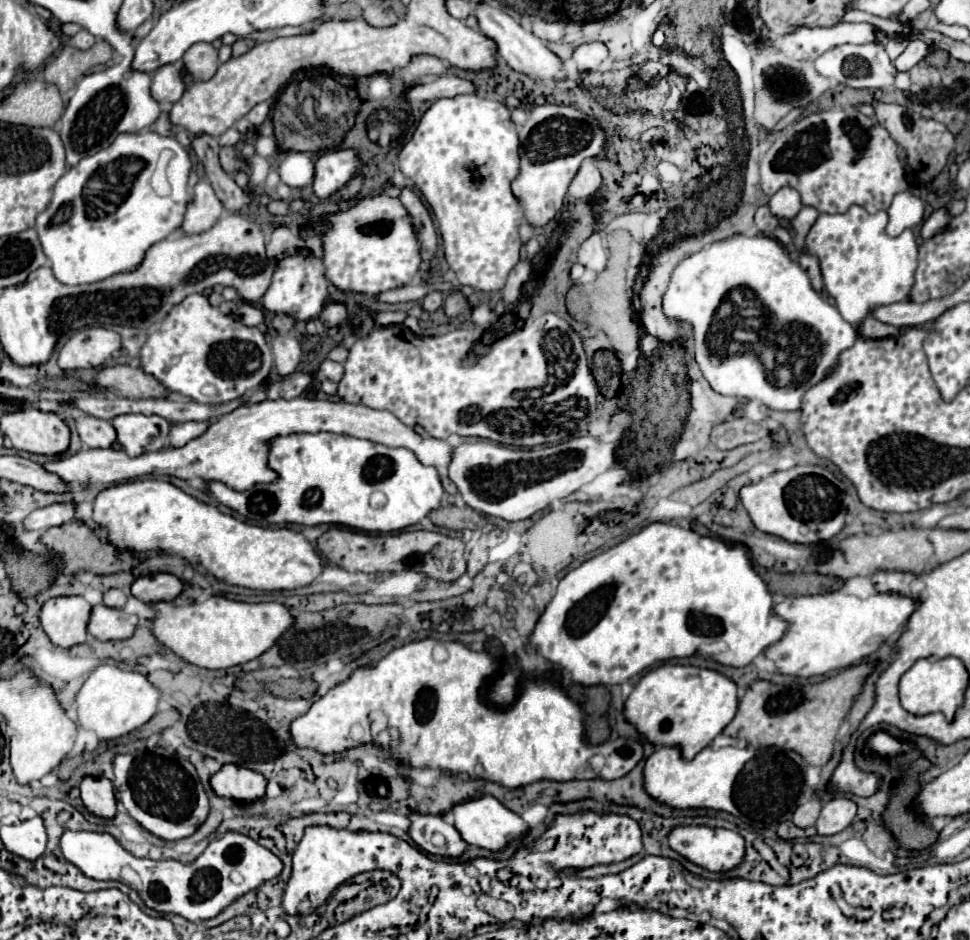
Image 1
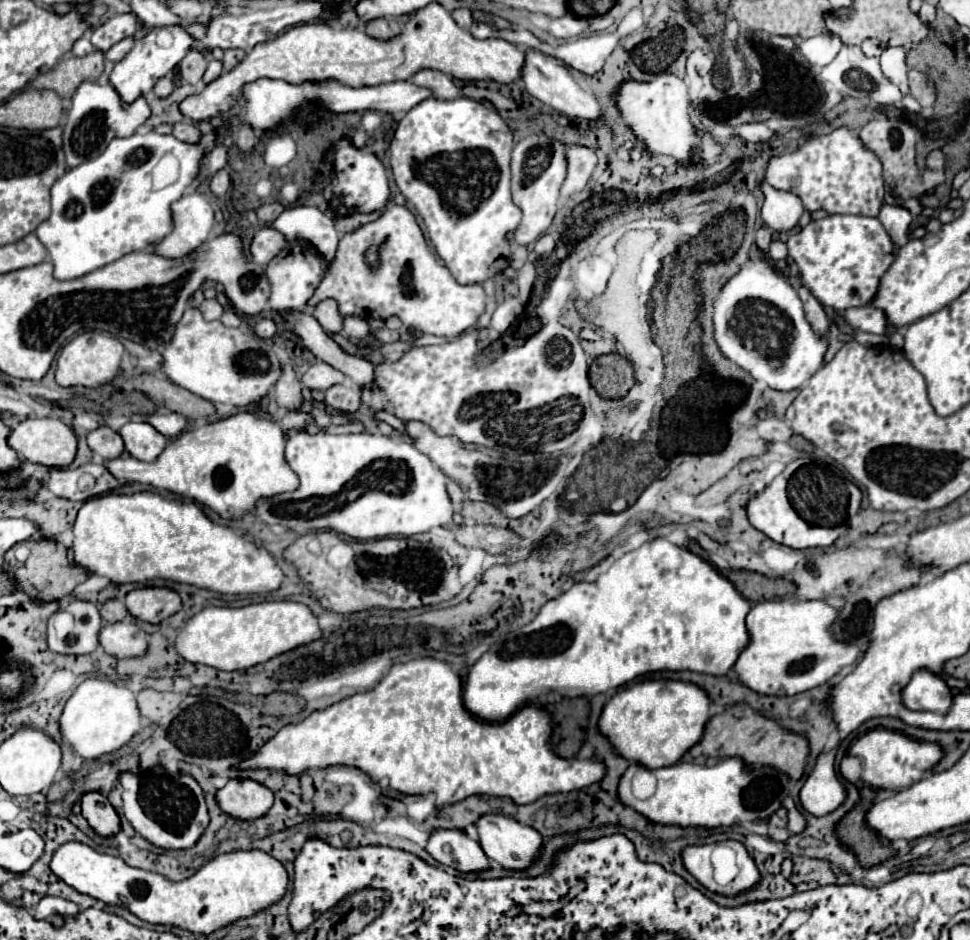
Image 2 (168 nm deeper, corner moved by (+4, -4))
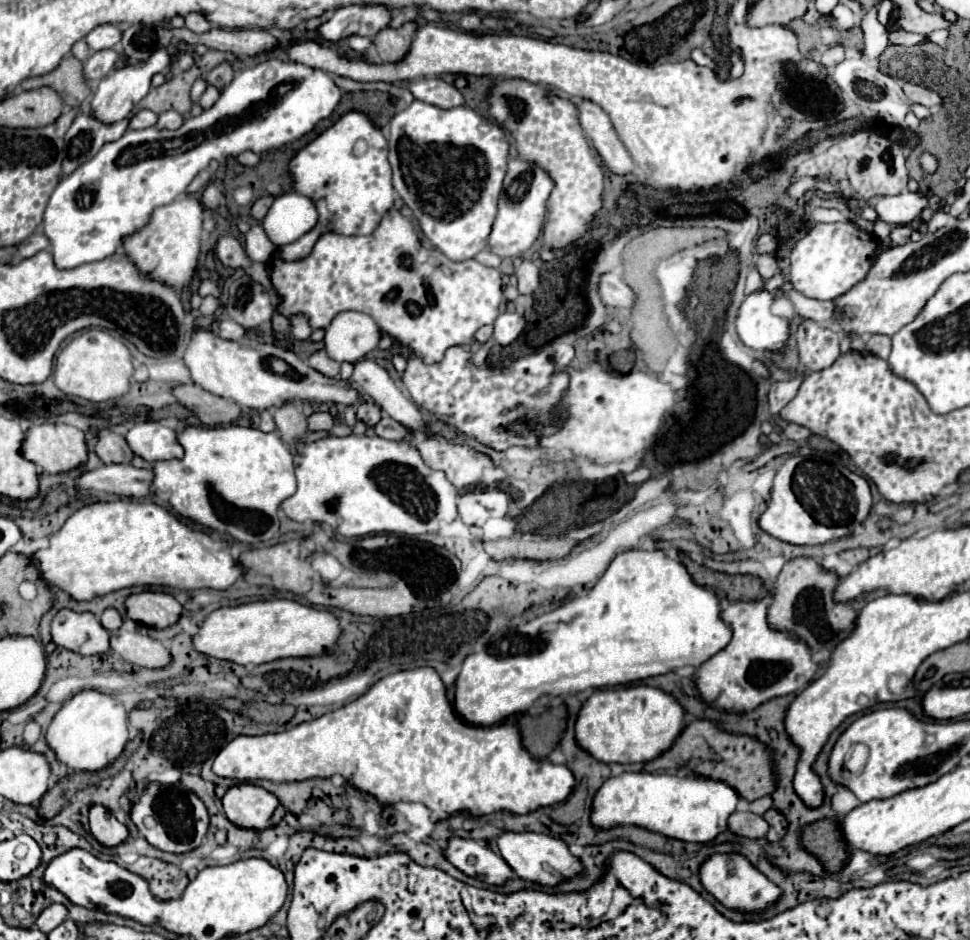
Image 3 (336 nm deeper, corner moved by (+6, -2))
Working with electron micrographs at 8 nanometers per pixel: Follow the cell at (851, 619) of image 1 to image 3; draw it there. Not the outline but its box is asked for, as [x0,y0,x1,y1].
[698,599,822,711]

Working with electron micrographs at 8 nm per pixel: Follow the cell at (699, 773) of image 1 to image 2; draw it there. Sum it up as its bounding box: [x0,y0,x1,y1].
[618,759,756,827]

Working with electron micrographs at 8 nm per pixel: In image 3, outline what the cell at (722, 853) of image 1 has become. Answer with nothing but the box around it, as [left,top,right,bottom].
[700,853,782,913]

